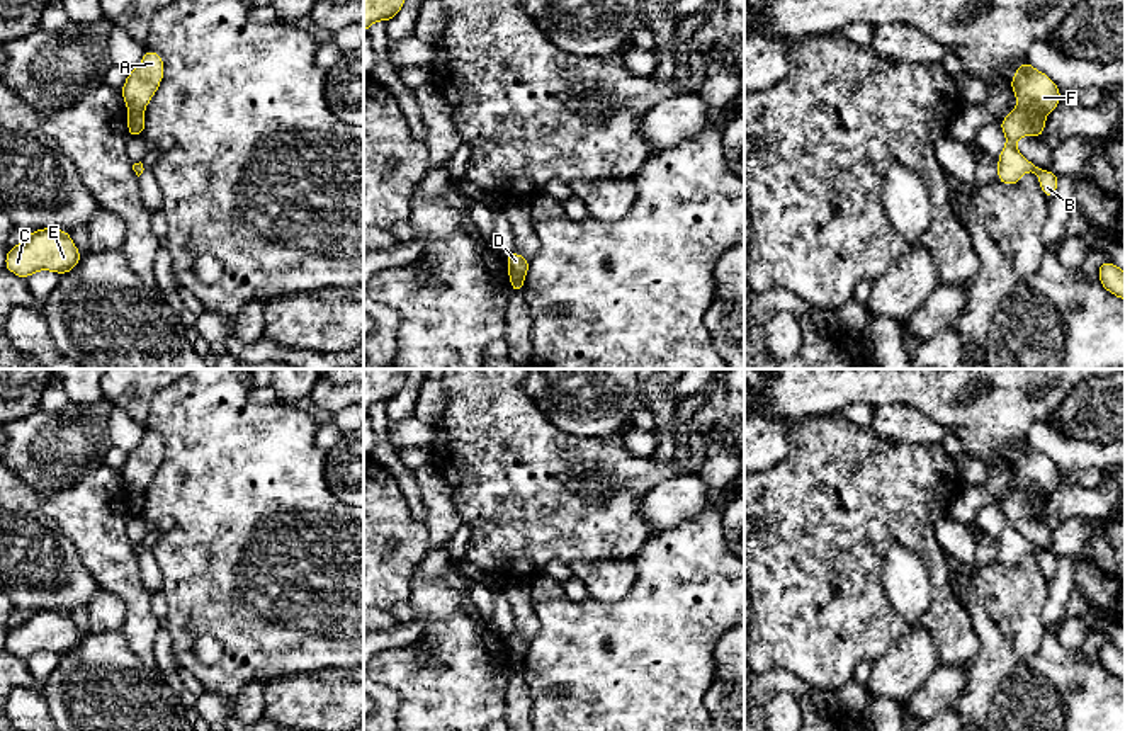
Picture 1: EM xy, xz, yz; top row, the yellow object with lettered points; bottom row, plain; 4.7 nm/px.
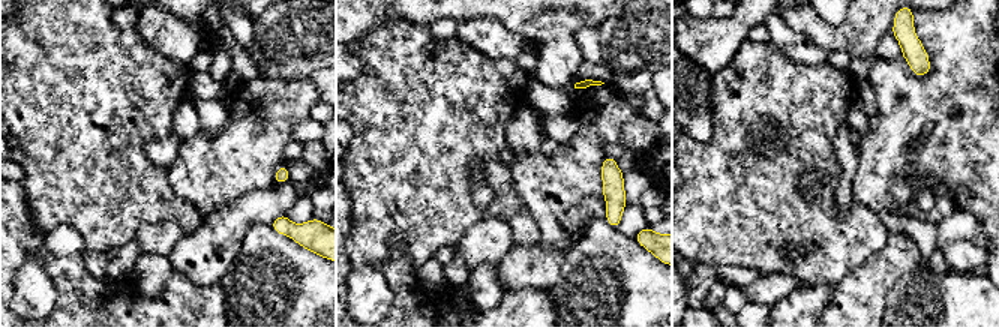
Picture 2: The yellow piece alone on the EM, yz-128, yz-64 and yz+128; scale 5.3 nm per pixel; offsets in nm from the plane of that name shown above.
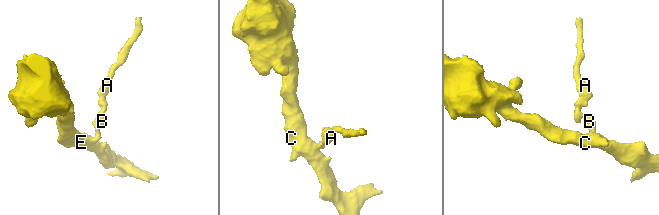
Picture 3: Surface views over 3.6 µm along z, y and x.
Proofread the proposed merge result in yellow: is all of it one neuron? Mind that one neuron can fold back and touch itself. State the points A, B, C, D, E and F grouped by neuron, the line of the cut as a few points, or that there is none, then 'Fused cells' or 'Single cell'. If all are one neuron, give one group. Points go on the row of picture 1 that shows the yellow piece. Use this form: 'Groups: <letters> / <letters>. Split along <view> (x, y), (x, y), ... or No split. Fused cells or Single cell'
Groups: A F / B C D E. Split along yz (1018, 104), (1044, 119). Fused cells

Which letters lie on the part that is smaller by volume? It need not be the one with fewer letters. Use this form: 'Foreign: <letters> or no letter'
Foreign: A, F

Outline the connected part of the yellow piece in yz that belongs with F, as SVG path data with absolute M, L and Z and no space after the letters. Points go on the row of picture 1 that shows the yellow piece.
M1026 60L1015 71L1009 87L1020 107L1043 119L1062 102L1060 88L1055 82Z

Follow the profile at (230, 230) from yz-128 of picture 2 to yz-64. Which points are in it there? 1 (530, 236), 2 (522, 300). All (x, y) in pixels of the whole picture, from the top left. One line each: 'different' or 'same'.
1: different
2: different

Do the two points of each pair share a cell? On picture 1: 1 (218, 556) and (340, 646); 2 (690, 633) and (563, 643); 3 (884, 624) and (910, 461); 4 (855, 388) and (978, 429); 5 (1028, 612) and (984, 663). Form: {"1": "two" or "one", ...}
{"1": "one", "2": "one", "3": "one", "4": "one", "5": "one"}

